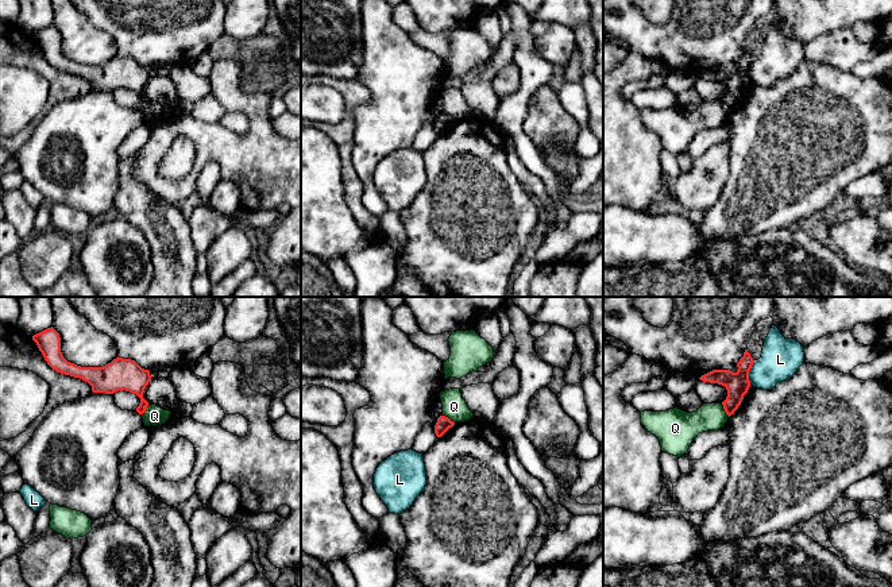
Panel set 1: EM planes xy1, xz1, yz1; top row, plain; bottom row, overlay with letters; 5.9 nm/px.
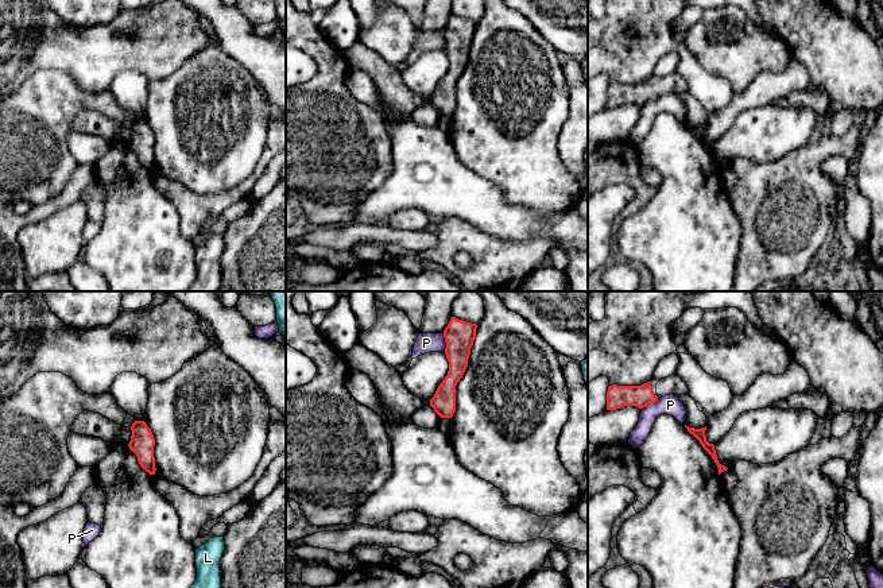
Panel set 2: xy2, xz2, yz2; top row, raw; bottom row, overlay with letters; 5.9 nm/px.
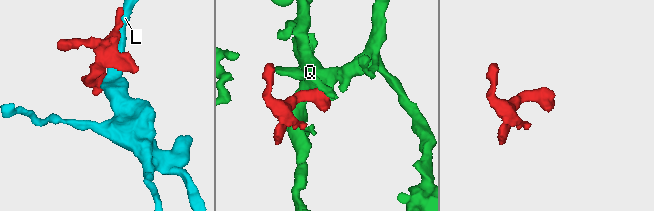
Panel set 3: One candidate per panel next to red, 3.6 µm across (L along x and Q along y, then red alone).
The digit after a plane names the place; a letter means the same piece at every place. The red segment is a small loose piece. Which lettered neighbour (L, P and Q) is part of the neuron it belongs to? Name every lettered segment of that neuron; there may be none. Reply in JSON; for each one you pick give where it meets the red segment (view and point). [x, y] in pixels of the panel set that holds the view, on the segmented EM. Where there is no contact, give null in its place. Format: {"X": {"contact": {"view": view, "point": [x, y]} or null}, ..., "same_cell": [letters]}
{"same_cell": []}

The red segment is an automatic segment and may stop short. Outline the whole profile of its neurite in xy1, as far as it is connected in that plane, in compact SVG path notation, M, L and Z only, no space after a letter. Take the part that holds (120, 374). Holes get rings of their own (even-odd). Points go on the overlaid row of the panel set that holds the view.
M51 327L32 336L47 364L57 372L80 378L92 386L93 393L113 394L126 390L136 394L140 403L136 408L143 414L148 402L143 393L151 375L148 370L142 368L135 360L116 358L103 367L81 367L67 362L61 352L59 333Z

